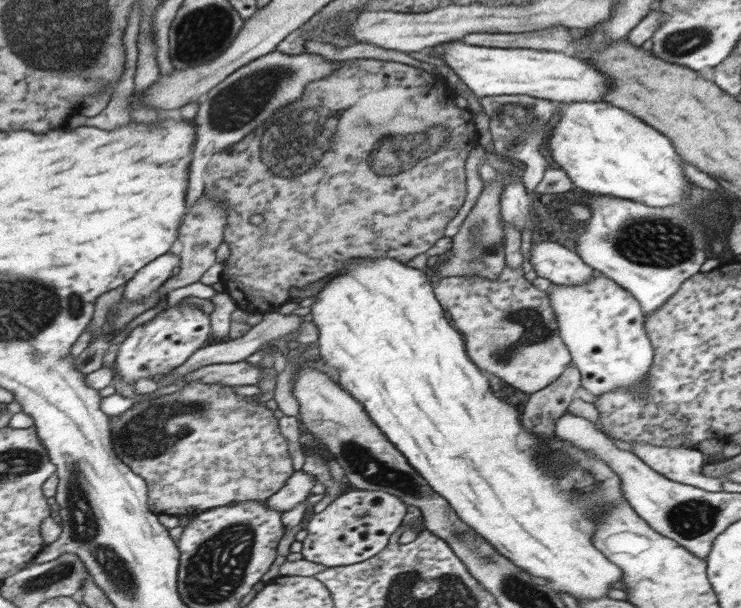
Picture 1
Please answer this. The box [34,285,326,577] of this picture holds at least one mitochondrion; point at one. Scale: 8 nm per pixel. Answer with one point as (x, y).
(142, 434)

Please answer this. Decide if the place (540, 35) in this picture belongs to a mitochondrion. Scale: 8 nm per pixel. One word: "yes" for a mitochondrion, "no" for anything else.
no

